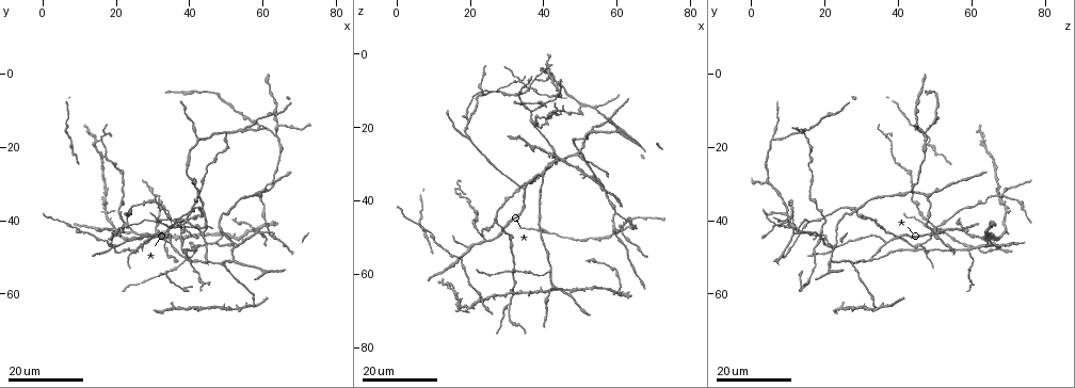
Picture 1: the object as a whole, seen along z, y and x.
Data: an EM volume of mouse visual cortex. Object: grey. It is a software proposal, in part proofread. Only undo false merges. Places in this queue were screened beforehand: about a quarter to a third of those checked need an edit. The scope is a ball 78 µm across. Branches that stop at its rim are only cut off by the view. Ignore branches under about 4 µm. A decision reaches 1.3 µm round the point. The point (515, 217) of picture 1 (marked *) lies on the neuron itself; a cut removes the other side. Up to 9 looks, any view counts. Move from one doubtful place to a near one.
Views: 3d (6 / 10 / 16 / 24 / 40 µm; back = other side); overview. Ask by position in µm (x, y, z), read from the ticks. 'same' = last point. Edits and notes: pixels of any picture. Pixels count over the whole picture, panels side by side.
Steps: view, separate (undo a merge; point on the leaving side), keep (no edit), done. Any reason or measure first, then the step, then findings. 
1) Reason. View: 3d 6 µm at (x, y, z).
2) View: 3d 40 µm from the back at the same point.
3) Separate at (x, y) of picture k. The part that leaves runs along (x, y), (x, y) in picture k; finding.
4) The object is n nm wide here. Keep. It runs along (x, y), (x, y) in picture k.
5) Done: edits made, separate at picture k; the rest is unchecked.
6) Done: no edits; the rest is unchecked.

View: 3d 16 µm at (34.5, 46.0, 37.0).

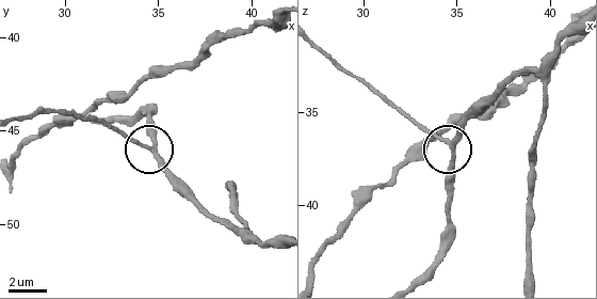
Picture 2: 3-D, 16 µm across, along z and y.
View: 3d 6 µm at (34.7, 46.2, 36.7).

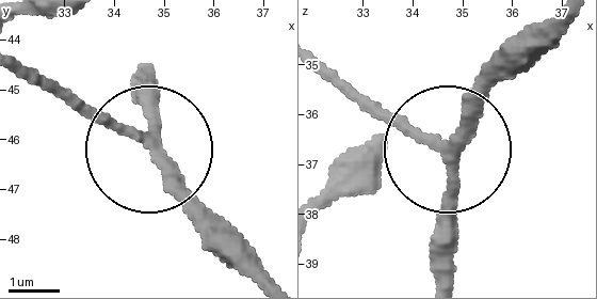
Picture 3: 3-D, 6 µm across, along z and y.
3 arms meet here. Keep. It runs along (440, 272), (457, 131), (538, 47) in picture 3; one neuron here.

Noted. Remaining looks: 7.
Three arms meet. View: 3d 24 µm at (19.5, 47.0, 22.0).

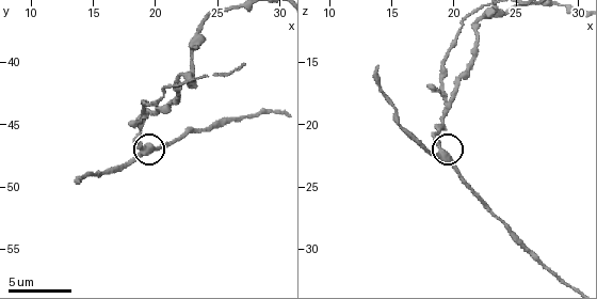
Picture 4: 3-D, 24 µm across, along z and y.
View: 3d 10 µm at (19.2, 47.2, 22.2).

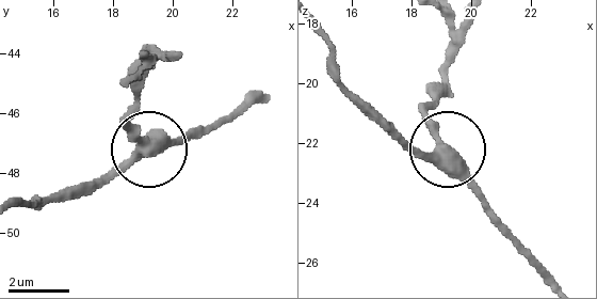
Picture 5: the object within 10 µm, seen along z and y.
3 arms meet here. Keep. It runs along (557, 281), (455, 159), (397, 139) in picture 5; one neuron here.

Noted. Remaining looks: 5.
View: 3d 16 µm at (59.5, 34.0, 48.5).

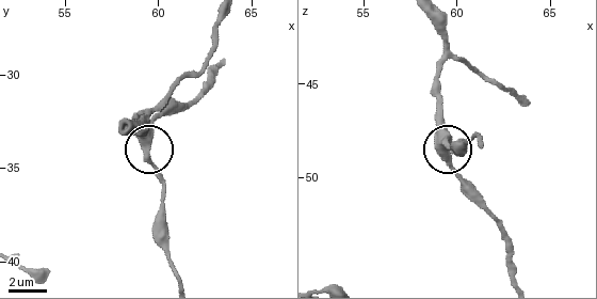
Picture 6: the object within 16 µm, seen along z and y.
Closer look. View: 3d 6 µm at (59.4, 34.0, 48.1).

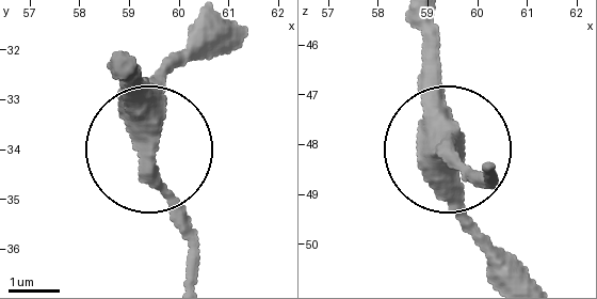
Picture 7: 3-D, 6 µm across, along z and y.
The object is 430 nm wide here. Keep. It runs along (434, 22), (447, 202), (485, 261) in picture 7; continuous, no second neuron.

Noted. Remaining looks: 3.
A fork. View: 3d 16 µm at (54.5, 15.0, 15.0).

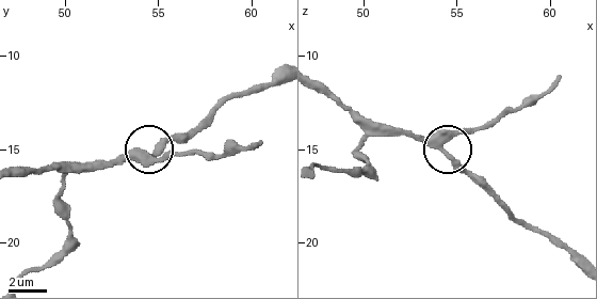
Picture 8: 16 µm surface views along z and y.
View: 3d 10 µm at the same point.

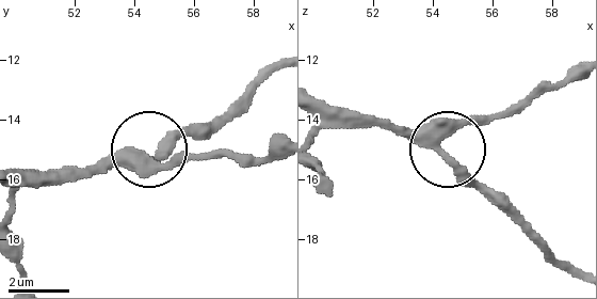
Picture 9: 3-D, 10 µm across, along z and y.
3 arms meet here. Keep. It runs along (318, 98), (438, 147), (464, 124), (522, 101) in picture 9; one neuron here.

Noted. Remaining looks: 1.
Done: no edits; the rest is unchecked.

